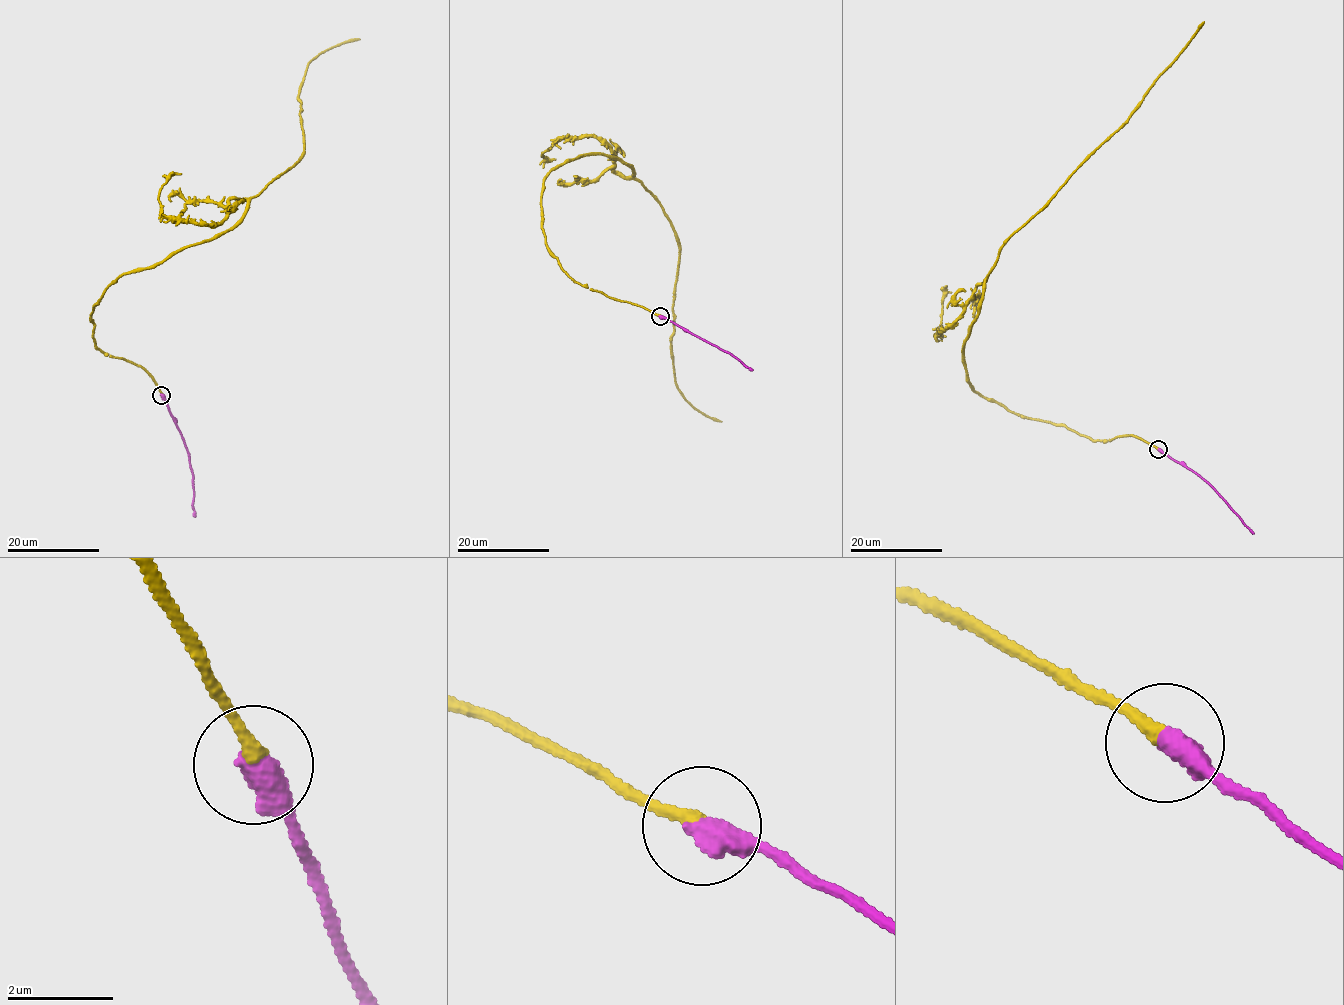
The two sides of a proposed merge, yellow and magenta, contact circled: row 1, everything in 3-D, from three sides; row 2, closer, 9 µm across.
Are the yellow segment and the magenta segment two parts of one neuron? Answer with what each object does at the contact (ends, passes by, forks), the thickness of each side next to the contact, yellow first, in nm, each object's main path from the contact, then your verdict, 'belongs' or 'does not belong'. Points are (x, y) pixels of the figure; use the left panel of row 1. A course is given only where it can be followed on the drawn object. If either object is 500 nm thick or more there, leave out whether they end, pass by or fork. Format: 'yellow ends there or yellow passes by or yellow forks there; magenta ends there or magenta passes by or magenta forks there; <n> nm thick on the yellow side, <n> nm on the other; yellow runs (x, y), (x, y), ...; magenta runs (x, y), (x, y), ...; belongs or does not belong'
260 nm thick on the yellow side, 500 nm on the other; yellow runs (162, 395), (140, 366), (99, 350), (91, 312), (120, 276), (226, 232), (298, 161), (308, 64), (360, 39); magenta runs (162, 395), (188, 455), (195, 517); belongs

